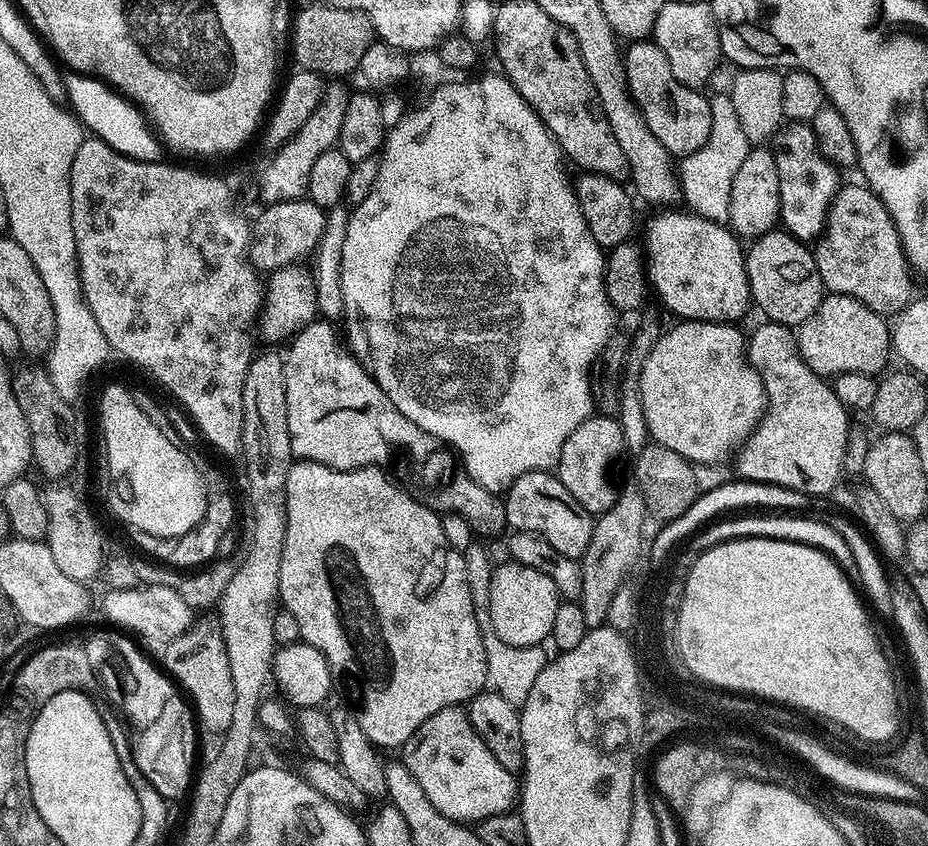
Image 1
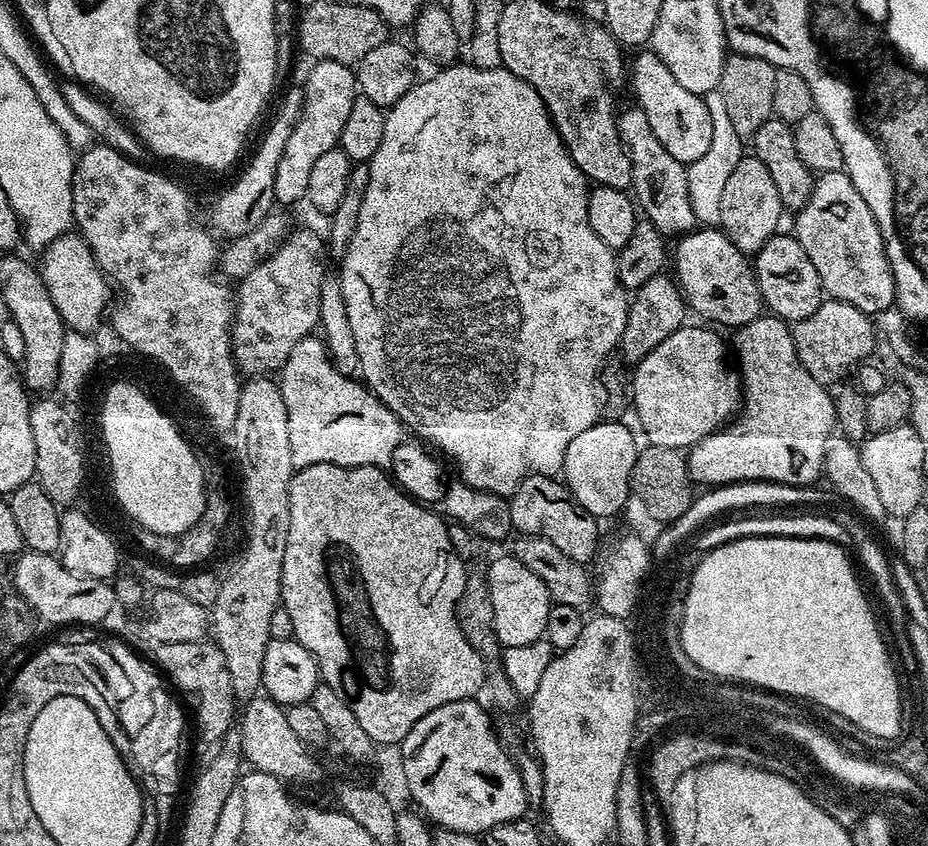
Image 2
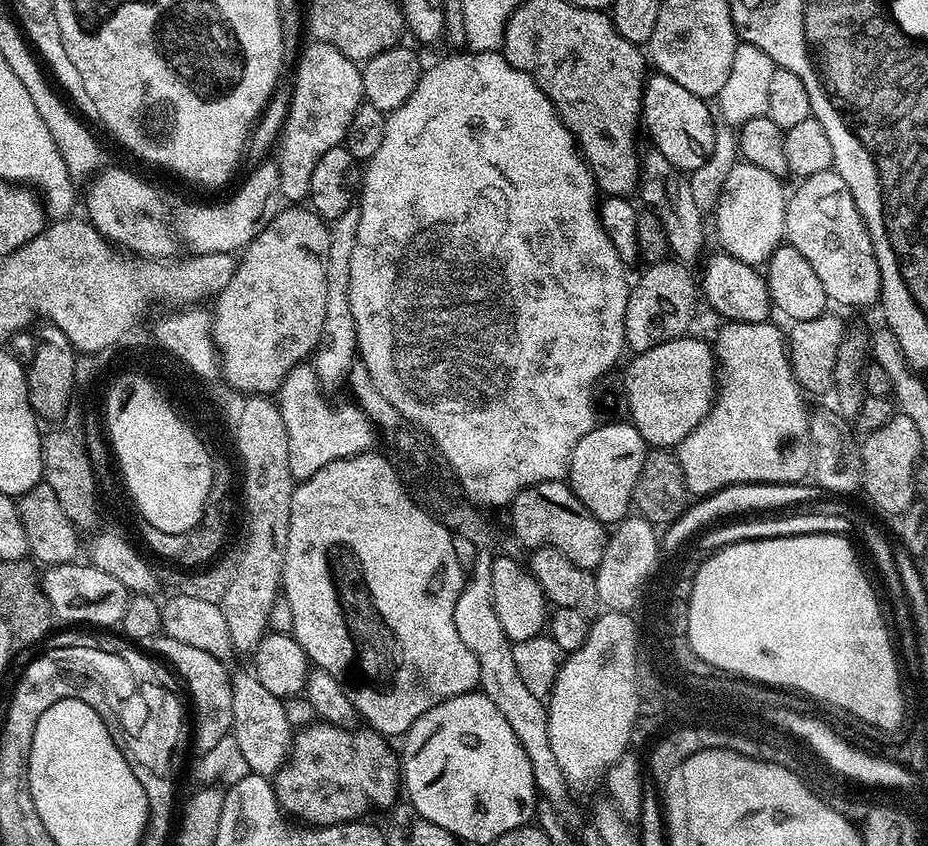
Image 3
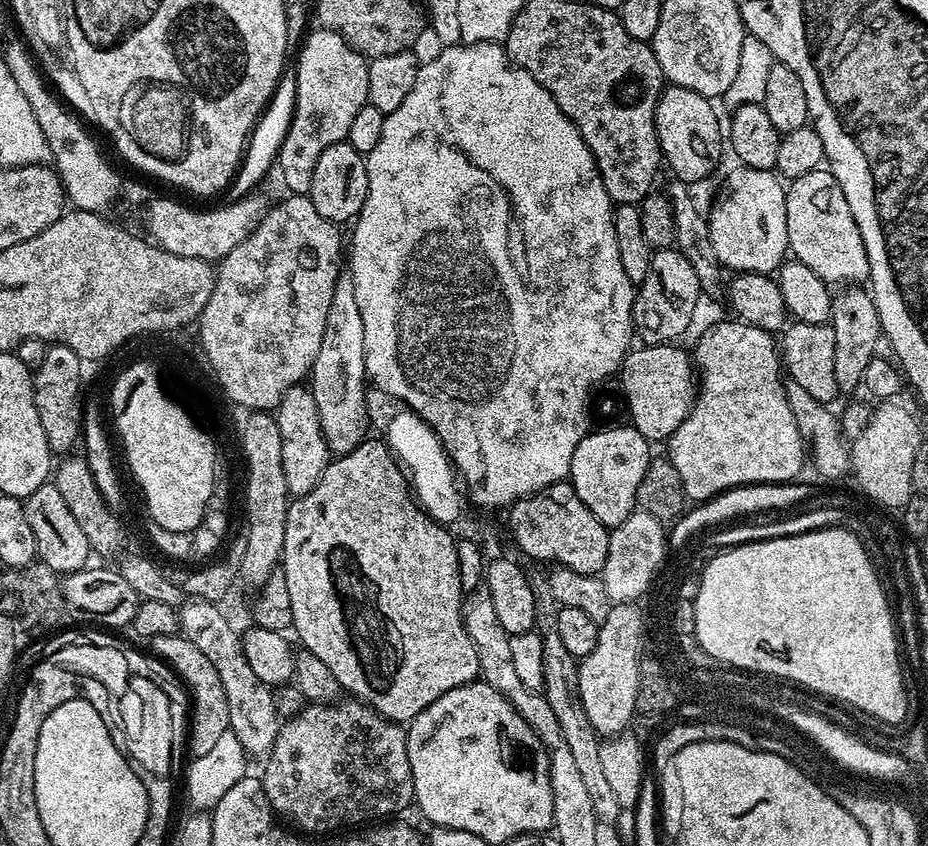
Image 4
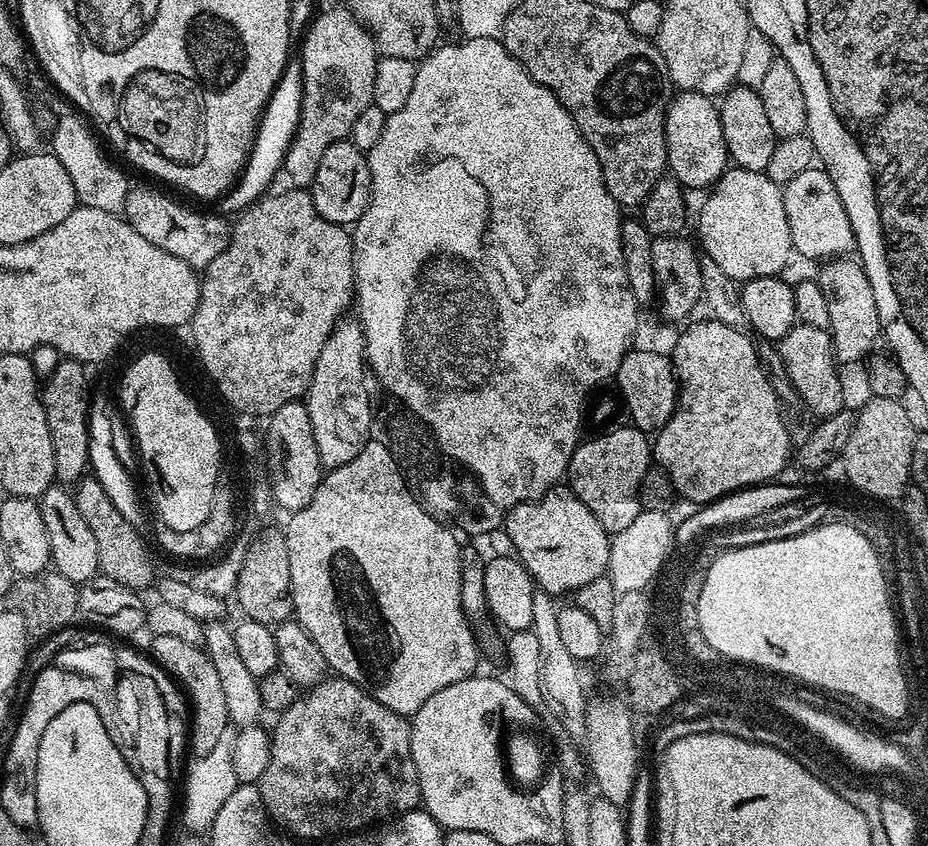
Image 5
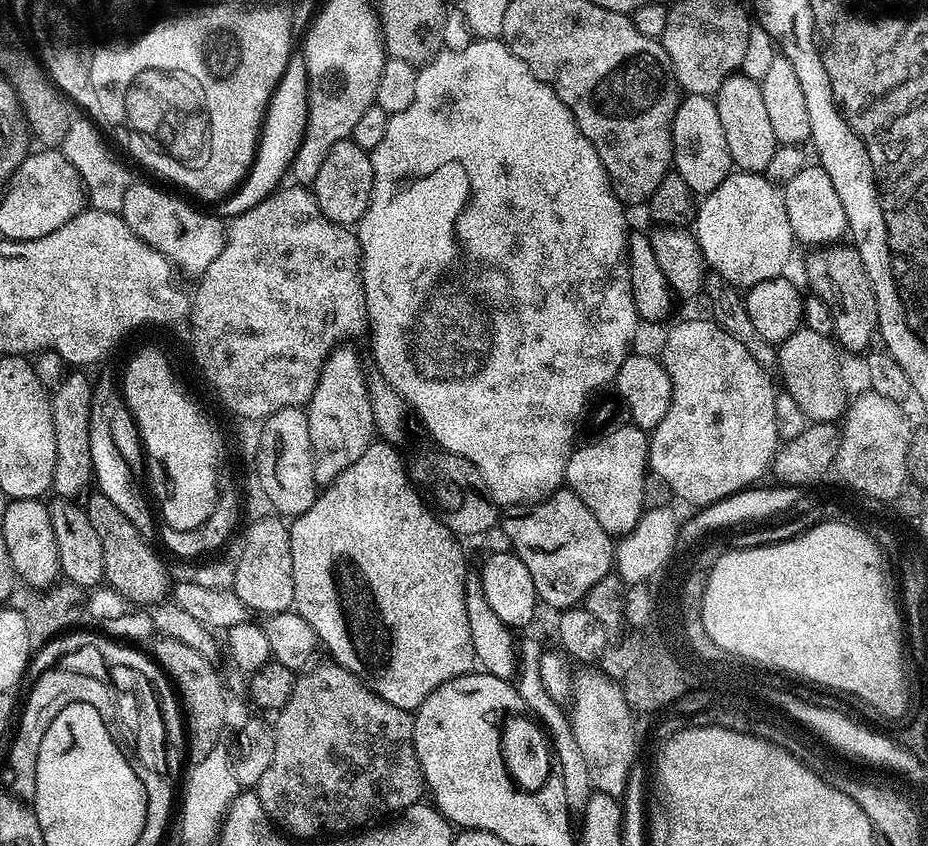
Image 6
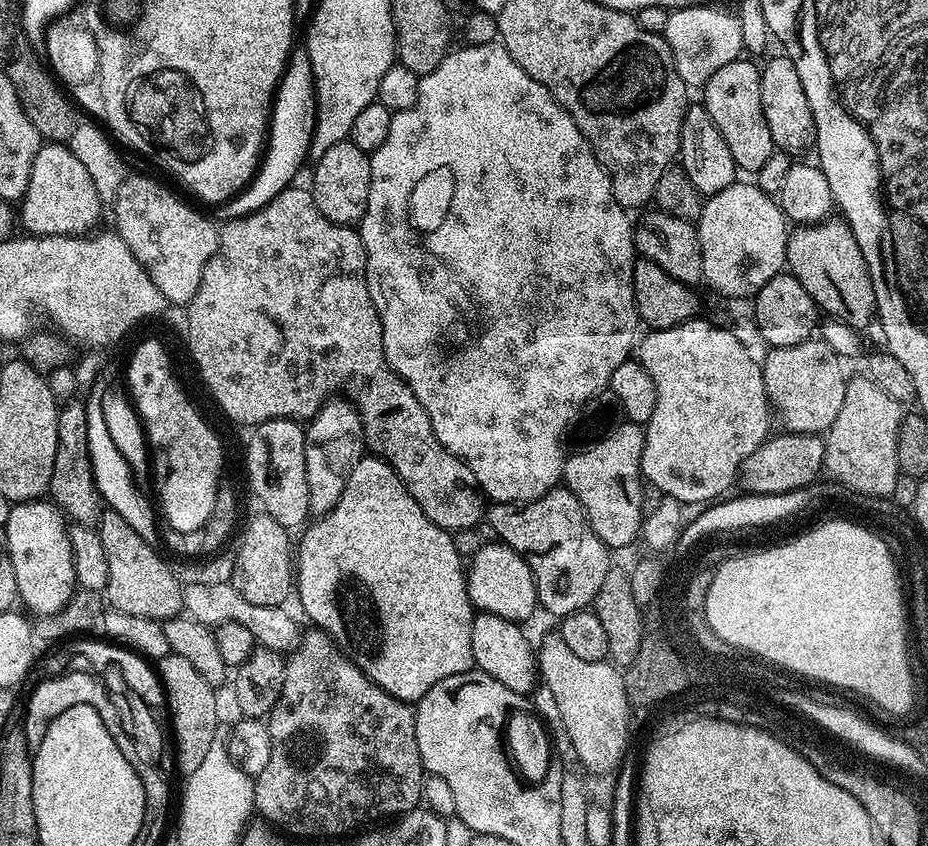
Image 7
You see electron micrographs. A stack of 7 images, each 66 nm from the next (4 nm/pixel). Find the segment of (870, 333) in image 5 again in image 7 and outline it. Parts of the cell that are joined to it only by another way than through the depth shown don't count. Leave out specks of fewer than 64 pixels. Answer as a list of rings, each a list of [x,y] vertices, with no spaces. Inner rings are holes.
[[[829,218],[818,224],[793,227],[788,234],[786,268],[802,282],[821,313],[857,330],[864,330],[871,320],[873,323],[877,315],[874,282],[866,258],[862,258],[862,250],[858,250],[858,242],[843,219]]]

